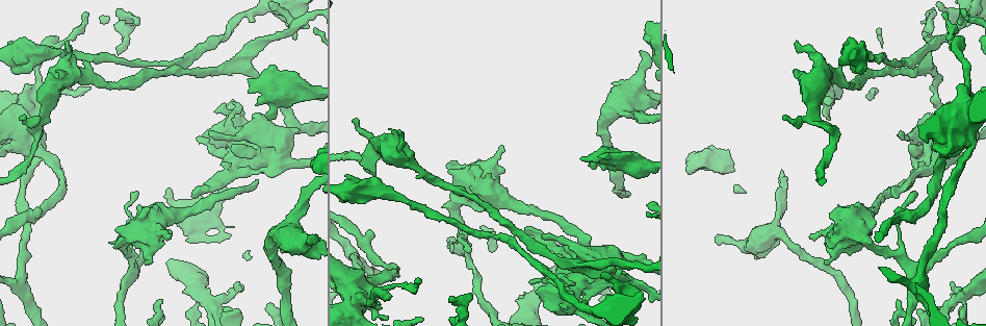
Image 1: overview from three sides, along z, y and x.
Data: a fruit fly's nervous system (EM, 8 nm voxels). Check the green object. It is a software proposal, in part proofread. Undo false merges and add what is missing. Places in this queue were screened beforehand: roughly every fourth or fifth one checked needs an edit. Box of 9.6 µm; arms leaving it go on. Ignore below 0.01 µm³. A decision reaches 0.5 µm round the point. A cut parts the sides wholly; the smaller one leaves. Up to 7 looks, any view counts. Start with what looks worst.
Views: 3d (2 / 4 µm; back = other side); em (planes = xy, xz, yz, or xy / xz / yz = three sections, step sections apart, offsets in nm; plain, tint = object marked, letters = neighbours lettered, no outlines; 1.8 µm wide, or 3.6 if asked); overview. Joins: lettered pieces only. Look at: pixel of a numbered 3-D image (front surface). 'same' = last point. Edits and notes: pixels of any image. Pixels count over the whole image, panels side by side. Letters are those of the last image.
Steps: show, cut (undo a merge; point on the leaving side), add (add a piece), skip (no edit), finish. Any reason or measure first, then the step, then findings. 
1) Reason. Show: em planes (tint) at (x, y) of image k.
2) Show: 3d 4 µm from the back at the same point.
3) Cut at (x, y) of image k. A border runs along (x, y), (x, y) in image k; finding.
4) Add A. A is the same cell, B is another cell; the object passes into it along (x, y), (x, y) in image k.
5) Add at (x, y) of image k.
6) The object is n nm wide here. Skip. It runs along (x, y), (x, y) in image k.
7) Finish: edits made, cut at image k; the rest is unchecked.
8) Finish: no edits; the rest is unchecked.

Show: em planes (plain) at (964, 112) of image 1.

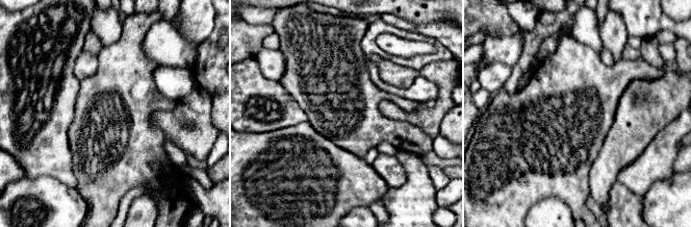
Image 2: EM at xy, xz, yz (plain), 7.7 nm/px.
What lies round it. Show: em planes (letters) at the same point.

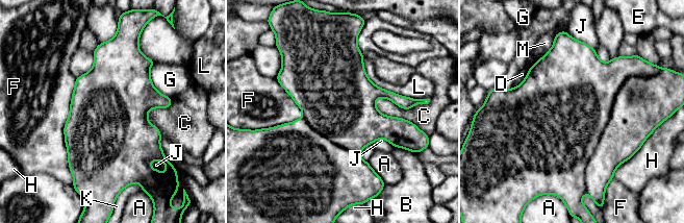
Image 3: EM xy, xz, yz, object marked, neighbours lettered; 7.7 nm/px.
Skip. A, B, C, D, E, F, G, H, J, K, L and M are other cells; a border runs along (375, 100), (381, 113), (414, 124) in image 3; continuous, no second neuron.

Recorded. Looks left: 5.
Thick turns thin. Show: em planes (letters) at (290, 125) of image 1.

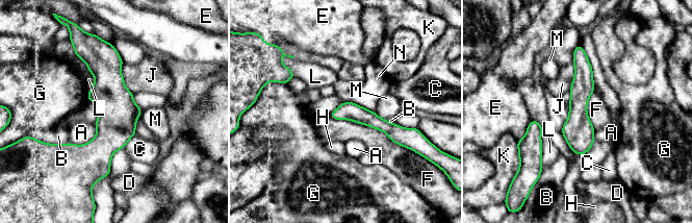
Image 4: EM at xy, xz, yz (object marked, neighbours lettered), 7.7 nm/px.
Skip. A, B, C, D, E, F, G, H, J, K, L, M and N are other cells; a border runs along (330, 116), (382, 130), (408, 149) in image 4; one neuron here.

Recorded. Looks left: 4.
Branch stops here. Show: em yz step 16 (letters) at (951, 284) of image 1.

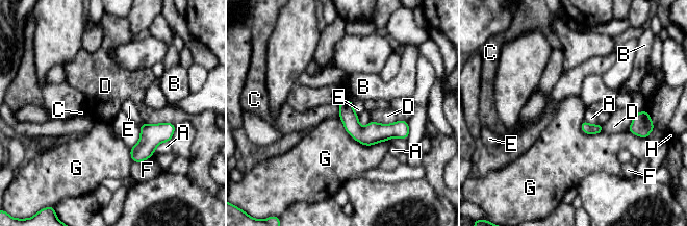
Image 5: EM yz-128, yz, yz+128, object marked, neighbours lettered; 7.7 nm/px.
Skip. A, B, C, D, E, F, G and H are other cells; a border runs along (338, 103), (339, 115) in image 5; no lettered piece goes on from it.

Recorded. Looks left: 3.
Finish: no edits; the rest is unchecked.

